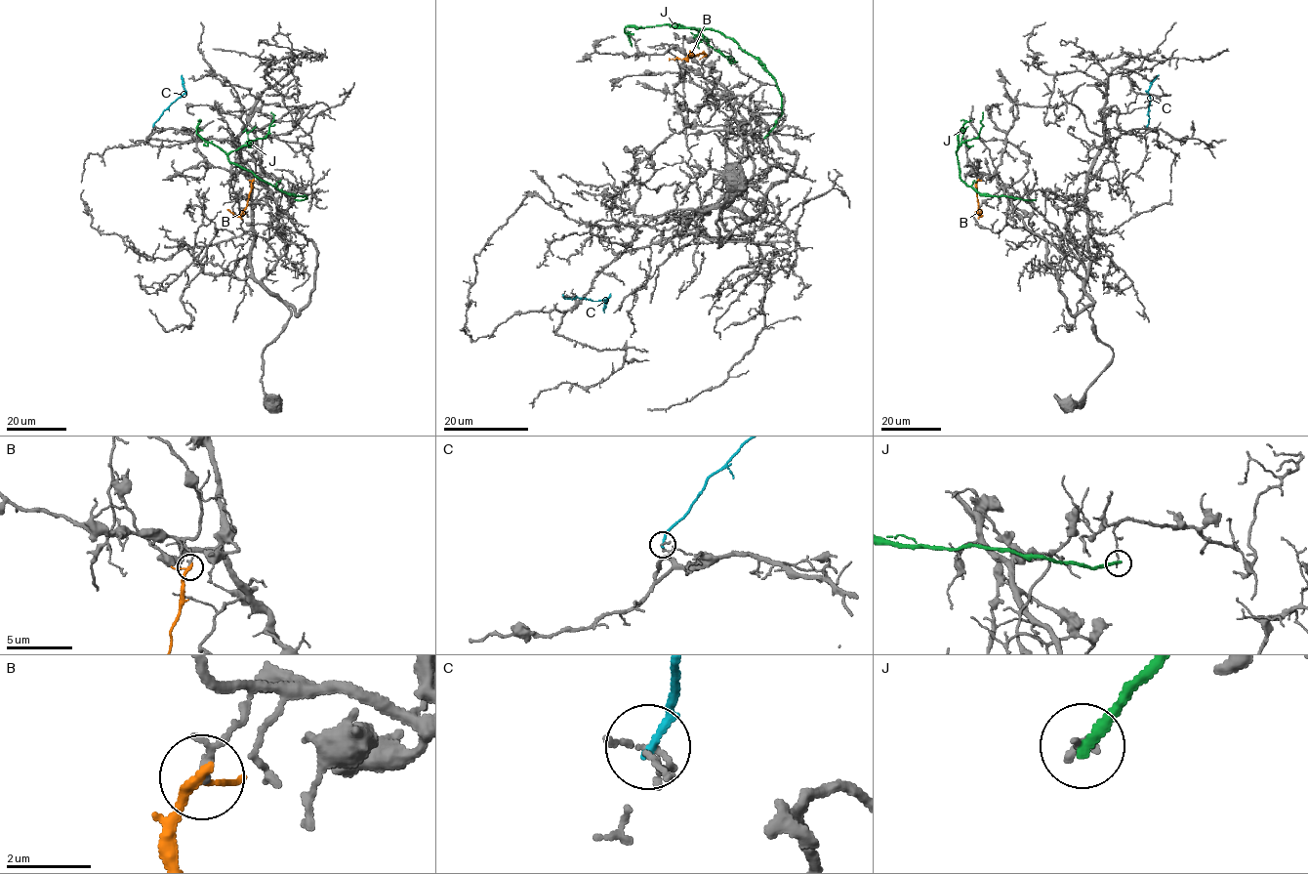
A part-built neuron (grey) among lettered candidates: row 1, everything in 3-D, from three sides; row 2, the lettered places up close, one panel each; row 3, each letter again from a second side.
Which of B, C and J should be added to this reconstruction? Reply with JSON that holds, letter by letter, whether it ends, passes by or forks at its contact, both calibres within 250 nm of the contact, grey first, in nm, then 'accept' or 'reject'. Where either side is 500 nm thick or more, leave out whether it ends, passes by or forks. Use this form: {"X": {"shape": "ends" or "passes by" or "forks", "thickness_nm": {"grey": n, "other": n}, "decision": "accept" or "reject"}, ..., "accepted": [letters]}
{"B": {"shape": "passes by", "thickness_nm": {"grey": 170, "other": 220}, "decision": "reject"}, "C": {"shape": "ends", "thickness_nm": {"grey": 160, "other": 200}, "decision": "reject"}, "J": {"shape": "ends", "thickness_nm": {"grey": 160, "other": 280}, "decision": "reject"}, "accepted": []}

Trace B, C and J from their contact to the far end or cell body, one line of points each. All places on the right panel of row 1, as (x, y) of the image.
B: (978, 180), (978, 213), (981, 216), (980, 209)
C: (1147, 126), (1150, 102), (1147, 92), (1150, 82), (1159, 74)
J: (1036, 199), (986, 196), (960, 178), (956, 152), (963, 142), (975, 139), (979, 134), (982, 112)

